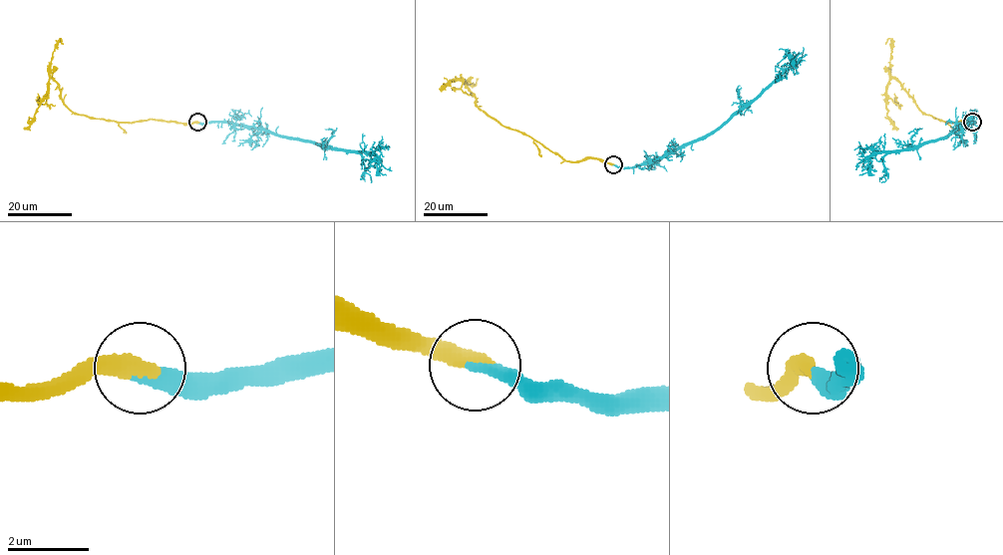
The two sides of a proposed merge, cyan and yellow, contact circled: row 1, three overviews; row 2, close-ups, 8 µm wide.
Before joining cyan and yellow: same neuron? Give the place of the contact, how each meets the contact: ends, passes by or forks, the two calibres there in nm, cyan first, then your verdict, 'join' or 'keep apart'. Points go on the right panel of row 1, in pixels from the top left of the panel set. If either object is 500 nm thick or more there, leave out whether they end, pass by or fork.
place (972, 122); cyan ends; yellow ends; calibres 320 and 460 nm; join

